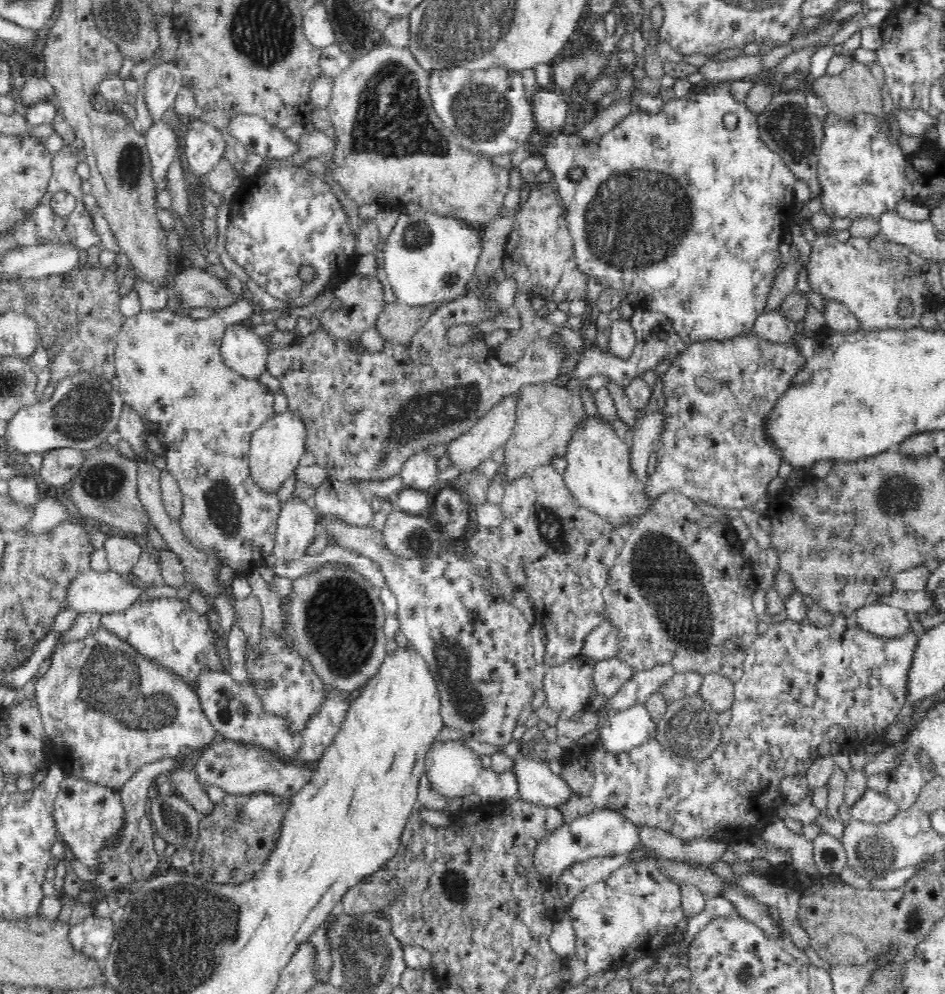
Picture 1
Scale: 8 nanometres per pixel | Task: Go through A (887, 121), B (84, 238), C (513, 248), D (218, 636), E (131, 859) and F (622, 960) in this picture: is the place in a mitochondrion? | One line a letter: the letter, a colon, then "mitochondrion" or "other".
A: other
B: other
C: other
D: other
E: other
F: other

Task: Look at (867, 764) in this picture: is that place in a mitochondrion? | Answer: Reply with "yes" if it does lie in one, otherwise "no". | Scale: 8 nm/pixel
no

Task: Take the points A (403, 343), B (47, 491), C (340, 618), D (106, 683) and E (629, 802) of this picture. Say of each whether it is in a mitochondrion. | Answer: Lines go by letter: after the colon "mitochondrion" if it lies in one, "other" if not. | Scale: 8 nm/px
A: other
B: other
C: mitochondrion
D: mitochondrion
E: other

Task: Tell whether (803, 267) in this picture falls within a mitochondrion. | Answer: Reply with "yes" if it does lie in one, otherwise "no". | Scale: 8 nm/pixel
no

